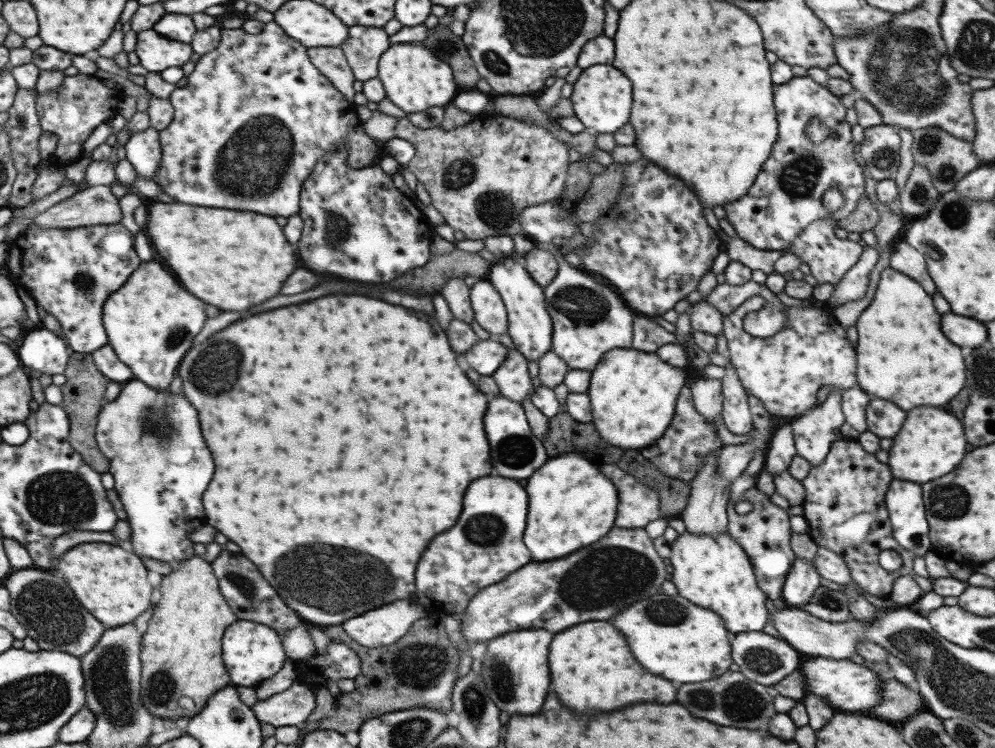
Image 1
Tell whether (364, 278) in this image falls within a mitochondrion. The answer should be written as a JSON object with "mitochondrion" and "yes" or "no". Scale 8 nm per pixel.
{"mitochondrion":"no"}

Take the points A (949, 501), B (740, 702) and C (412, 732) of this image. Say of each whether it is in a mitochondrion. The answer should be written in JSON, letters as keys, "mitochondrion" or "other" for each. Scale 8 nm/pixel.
{"A":"mitochondrion","B":"mitochondrion","C":"mitochondrion"}

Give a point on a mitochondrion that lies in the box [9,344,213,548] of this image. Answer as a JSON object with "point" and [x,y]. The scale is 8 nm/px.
{"point":[58,497]}

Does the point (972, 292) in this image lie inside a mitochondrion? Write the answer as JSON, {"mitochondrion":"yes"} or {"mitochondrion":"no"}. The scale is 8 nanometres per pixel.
{"mitochondrion":"no"}

